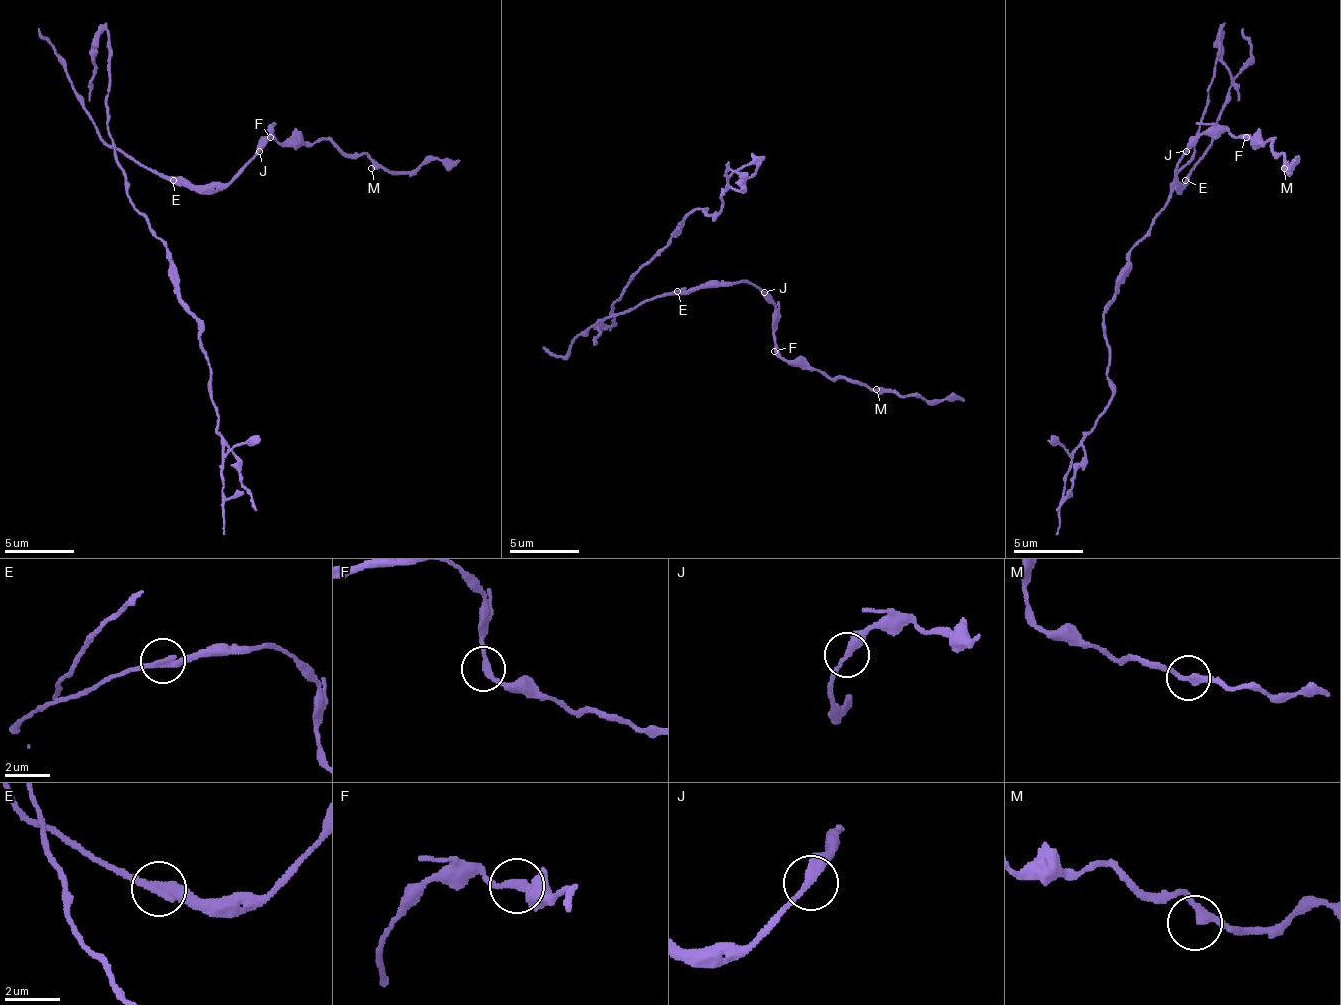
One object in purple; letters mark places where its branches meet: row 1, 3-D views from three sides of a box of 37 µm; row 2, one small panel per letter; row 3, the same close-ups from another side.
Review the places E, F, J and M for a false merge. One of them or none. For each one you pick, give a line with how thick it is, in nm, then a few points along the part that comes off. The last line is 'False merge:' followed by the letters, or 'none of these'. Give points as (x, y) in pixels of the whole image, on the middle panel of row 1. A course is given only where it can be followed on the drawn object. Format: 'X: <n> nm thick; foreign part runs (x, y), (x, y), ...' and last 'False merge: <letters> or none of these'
E: 320 nm thick; foreign part runs (677, 292), (635, 309), (617, 302), (635, 274), (698, 208), (708, 215), (715, 211), (715, 218), (729, 162)
False merge: E

